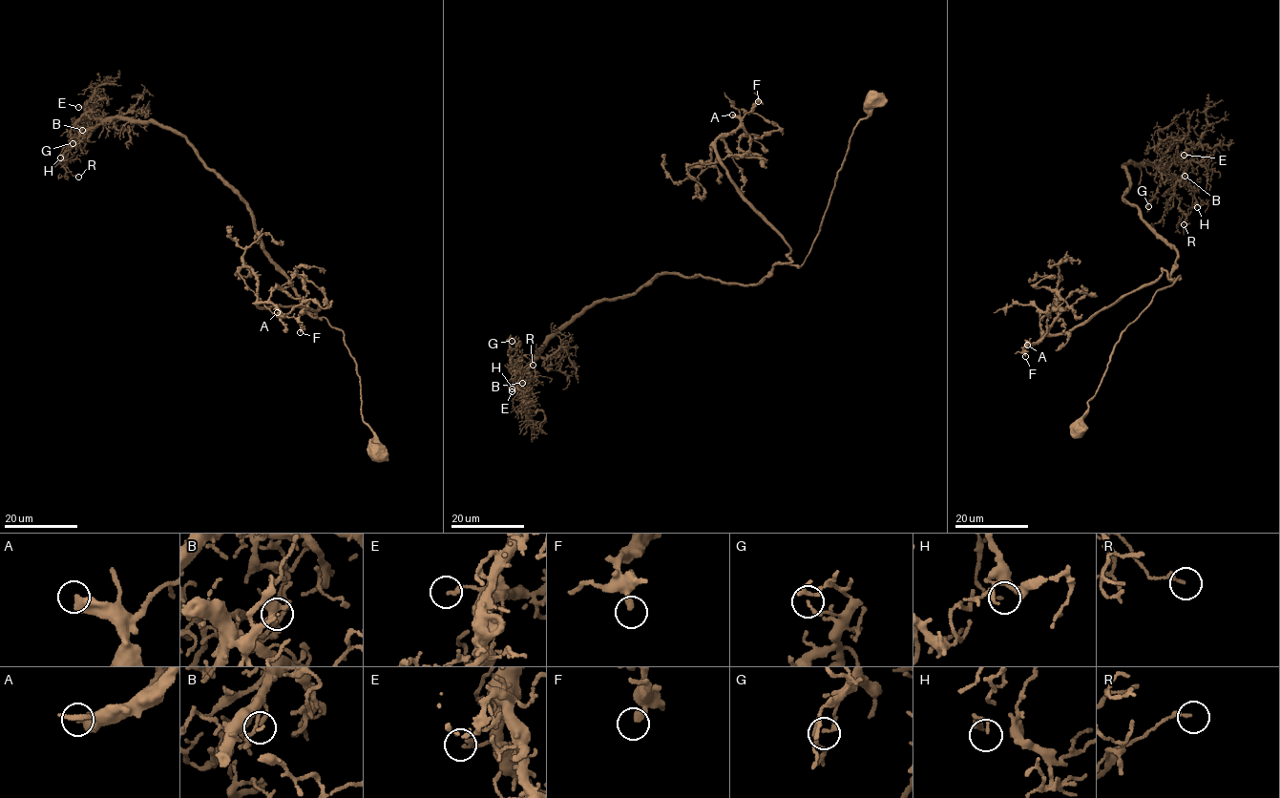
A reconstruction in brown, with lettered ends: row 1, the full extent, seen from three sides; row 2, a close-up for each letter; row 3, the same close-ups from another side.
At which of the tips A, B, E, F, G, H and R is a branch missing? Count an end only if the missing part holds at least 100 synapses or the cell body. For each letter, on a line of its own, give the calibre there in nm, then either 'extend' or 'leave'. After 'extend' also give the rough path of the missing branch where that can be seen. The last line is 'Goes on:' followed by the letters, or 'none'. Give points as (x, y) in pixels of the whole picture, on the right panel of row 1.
A: calibre 500 nm; extend; course (1027, 345), (1015, 333), (1009, 317), (992, 305), (1016, 319), (1028, 313)
B: calibre 200 nm; leave
E: calibre 190 nm; leave
F: calibre 280 nm; leave
G: calibre 140 nm; leave
H: calibre 110 nm; leave
R: calibre 180 nm; leave
Goes on: A

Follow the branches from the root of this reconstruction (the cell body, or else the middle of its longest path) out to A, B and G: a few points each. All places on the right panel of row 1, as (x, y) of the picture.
A: (1080, 426), (1121, 332), (1179, 276), (1171, 280), (1164, 270), (1066, 332), (1043, 332), (1027, 345)
B: (1080, 426), (1121, 332), (1180, 278), (1174, 247), (1123, 198), (1122, 168), (1185, 176)
G: (1080, 426), (1121, 332), (1180, 278), (1174, 247), (1123, 198), (1122, 167), (1166, 166), (1148, 206)

